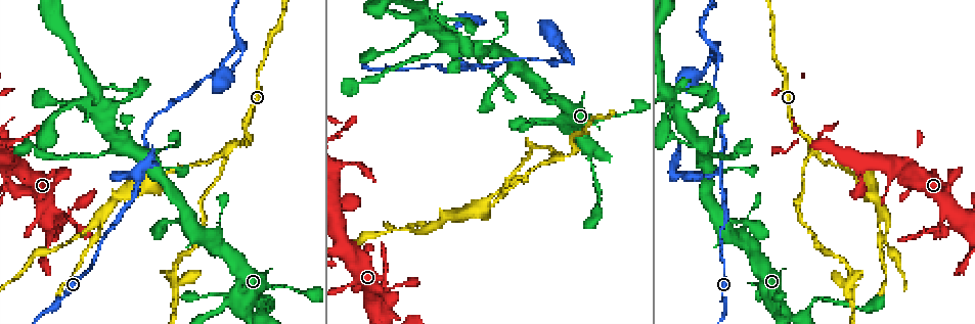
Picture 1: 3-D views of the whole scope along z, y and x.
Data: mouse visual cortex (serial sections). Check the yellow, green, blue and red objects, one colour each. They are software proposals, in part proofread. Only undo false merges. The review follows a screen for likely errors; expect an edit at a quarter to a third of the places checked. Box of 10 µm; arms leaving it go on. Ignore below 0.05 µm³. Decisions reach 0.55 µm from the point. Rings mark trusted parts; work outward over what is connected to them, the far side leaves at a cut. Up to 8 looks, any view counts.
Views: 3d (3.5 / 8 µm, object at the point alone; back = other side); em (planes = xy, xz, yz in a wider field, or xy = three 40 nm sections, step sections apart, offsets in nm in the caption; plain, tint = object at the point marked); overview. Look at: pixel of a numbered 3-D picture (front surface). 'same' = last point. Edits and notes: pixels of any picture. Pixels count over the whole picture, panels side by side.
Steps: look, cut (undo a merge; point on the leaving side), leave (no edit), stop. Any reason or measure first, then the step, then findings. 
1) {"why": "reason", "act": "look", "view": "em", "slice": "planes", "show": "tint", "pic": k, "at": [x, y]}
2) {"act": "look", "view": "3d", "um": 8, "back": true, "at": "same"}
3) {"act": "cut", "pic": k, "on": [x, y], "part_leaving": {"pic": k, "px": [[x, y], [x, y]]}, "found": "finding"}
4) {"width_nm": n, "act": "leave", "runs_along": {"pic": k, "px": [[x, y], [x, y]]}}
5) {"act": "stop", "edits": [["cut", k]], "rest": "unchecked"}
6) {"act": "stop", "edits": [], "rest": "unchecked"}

{"act": "look", "view": "3d", "um": 3.5, "back": true, "pic": 1, "at": [952, 224]}

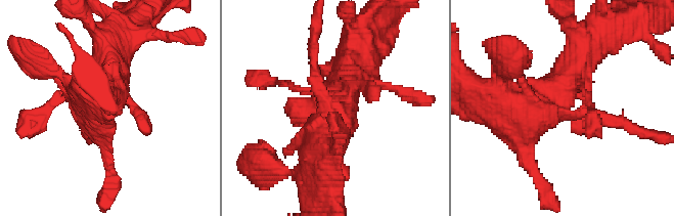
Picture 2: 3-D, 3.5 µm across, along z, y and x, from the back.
{"why": "shape alone is not enough", "act": "look", "view": "em", "slice": "xy", "step": 3, "show": "tint", "pic": 2, "at": [563, 106]}

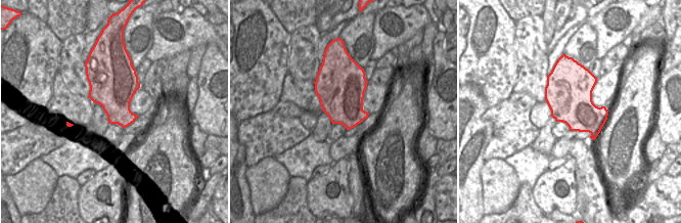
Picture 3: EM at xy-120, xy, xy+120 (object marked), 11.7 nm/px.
{"act": "leave", "found": "continuous, no second cell"}

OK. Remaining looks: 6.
{"why": "three arms meet", "act": "look", "view": "3d", "um": 3.5, "pic": 1, "at": [555, 159]}

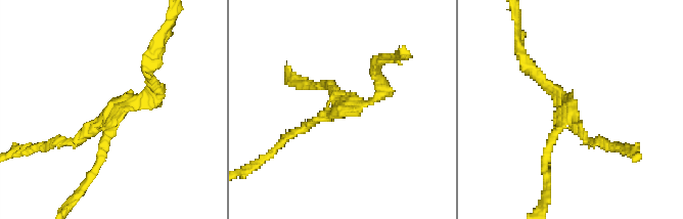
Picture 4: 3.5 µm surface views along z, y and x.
{"arms": 3, "arm_widths_nm": [150, 150, 200], "act": "look", "view": "em", "slice": "planes", "show": "tint", "pic": 4, "at": [113, 112]}

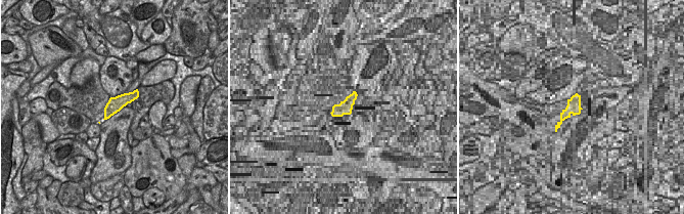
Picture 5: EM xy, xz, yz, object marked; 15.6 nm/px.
{"act": "cut", "pic": 4, "on": [101, 154], "found": "two cells meet here"}

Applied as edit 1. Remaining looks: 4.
{"act": "look", "view": "overview"}

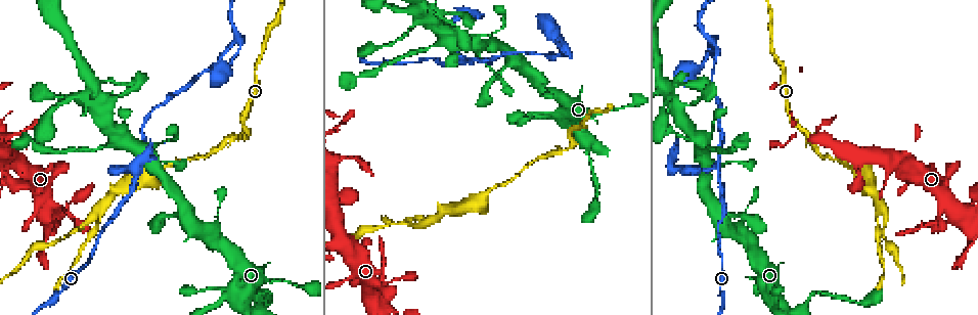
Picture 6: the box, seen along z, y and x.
{"act": "look", "view": "3d", "um": 3.5, "pic": 6, "at": [880, 209]}

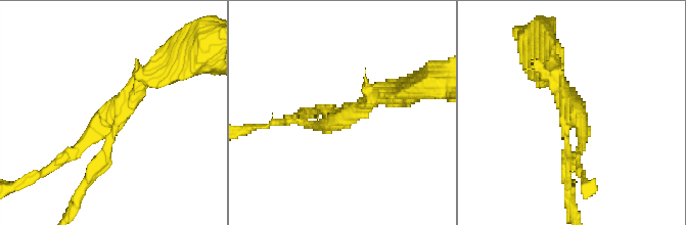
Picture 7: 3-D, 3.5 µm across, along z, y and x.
{"why": "shape alone is not enough", "act": "look", "view": "em", "slice": "xy", "step": 1, "show": "tint", "pic": 7, "at": [575, 112]}

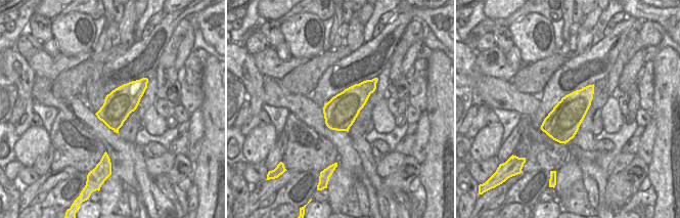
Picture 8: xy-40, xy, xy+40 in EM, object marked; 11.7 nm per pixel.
{"act": "cut", "pic": 7, "on": [106, 160], "part_leaving": {"pic": 7, "px": [[116, 124], [106, 155], [69, 212]]}, "found": "two cells meet here"}

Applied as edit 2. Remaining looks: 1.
{"act": "stop", "edits": [["cut", 4], ["cut", 7]], "rest": "unchecked"}

